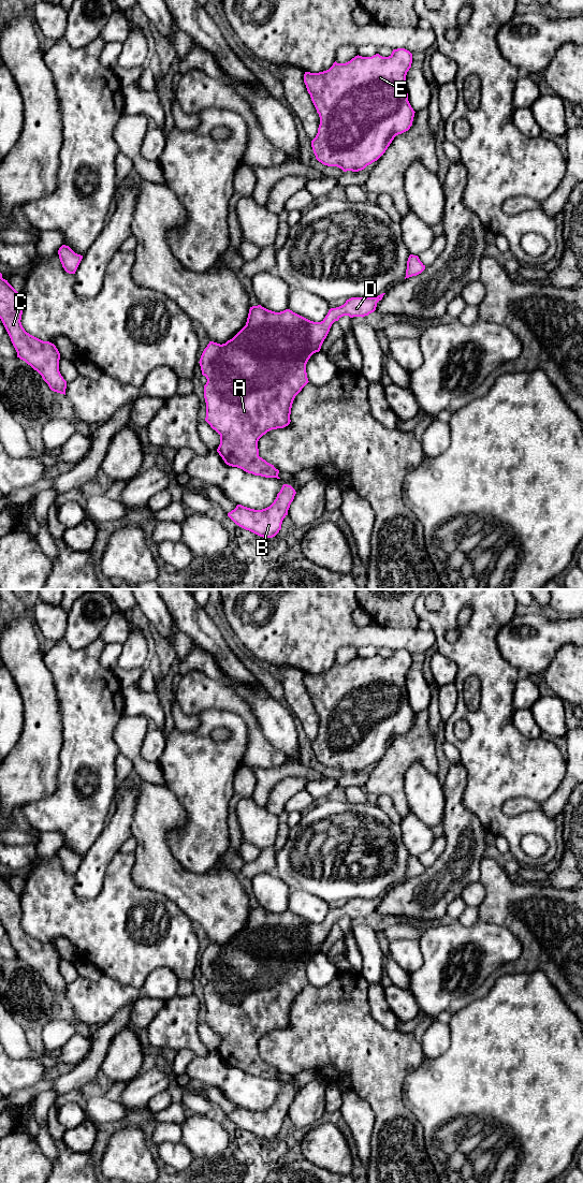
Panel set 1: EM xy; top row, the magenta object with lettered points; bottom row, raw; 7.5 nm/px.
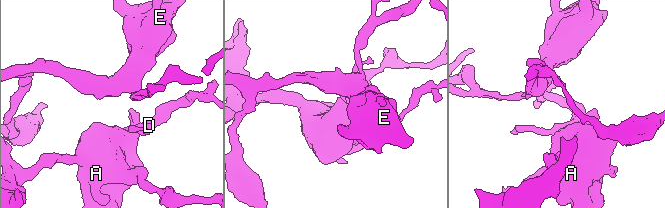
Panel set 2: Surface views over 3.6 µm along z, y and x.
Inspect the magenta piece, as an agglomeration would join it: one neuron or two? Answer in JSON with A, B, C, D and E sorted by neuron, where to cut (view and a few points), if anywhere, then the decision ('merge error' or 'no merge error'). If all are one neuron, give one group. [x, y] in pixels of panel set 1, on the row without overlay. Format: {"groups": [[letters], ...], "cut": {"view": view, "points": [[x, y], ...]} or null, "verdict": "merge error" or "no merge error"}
{"groups": [["A", "B", "C", "D", "E"]], "cut": null, "verdict": "no merge error"}

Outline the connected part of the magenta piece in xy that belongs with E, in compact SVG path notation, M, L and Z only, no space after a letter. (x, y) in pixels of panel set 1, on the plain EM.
M405 649L393 651L389 658L355 657L323 673L305 673L304 684L320 718L311 748L316 760L344 773L359 773L377 762L394 739L410 730L414 712L408 702L406 676L412 655Z

